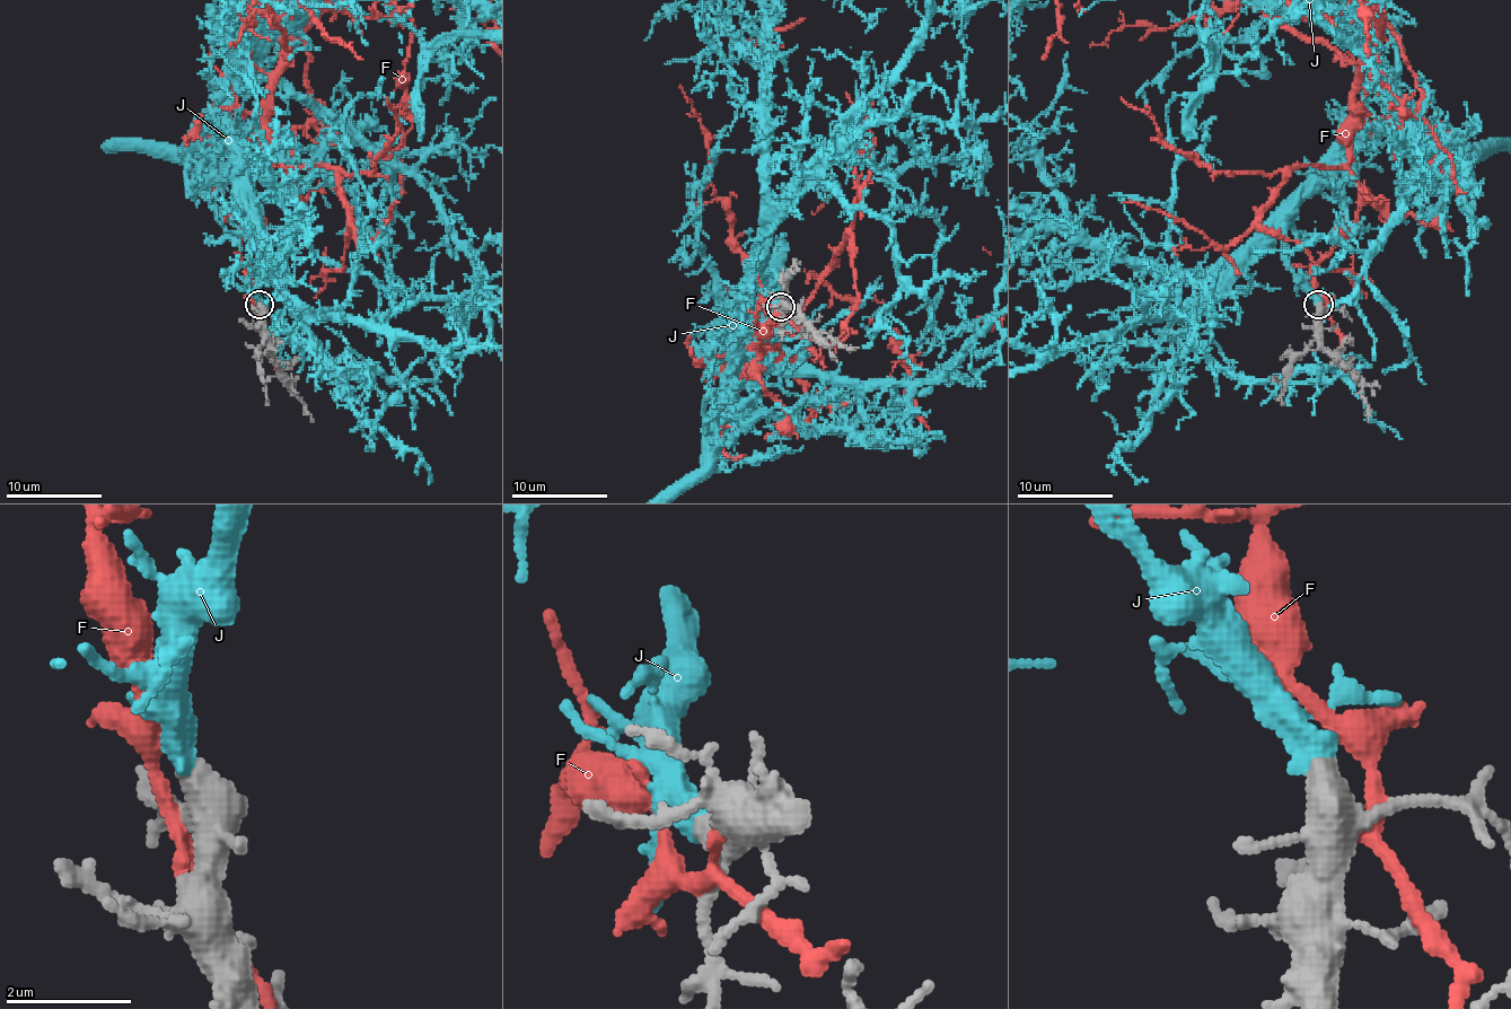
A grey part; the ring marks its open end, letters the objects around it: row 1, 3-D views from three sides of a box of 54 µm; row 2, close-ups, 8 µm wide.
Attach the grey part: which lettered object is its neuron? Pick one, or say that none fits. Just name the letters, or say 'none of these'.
J

